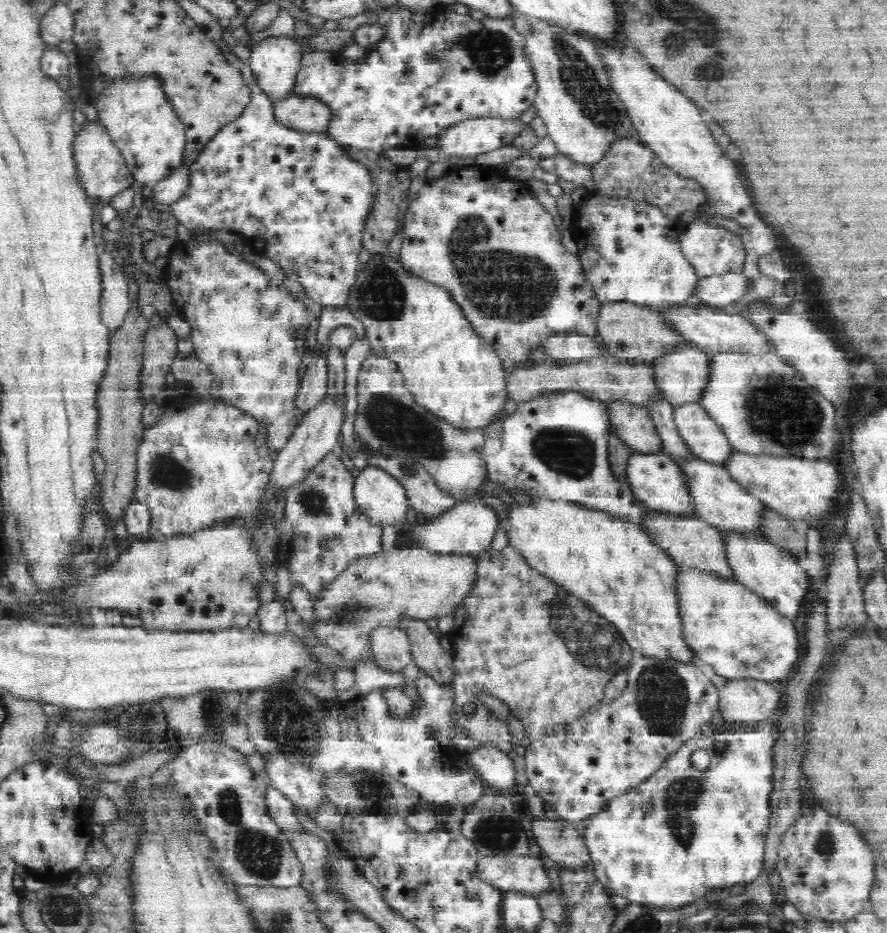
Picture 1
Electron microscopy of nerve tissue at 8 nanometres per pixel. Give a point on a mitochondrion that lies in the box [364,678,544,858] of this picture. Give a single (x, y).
(499, 830)

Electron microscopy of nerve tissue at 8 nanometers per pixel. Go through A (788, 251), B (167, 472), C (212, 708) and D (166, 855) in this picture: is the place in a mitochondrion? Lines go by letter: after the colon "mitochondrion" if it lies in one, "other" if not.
A: other
B: mitochondrion
C: mitochondrion
D: other

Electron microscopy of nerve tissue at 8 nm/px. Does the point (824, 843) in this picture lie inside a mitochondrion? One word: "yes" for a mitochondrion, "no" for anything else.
yes

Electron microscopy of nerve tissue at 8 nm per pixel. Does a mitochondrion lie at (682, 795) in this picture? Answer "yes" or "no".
yes

